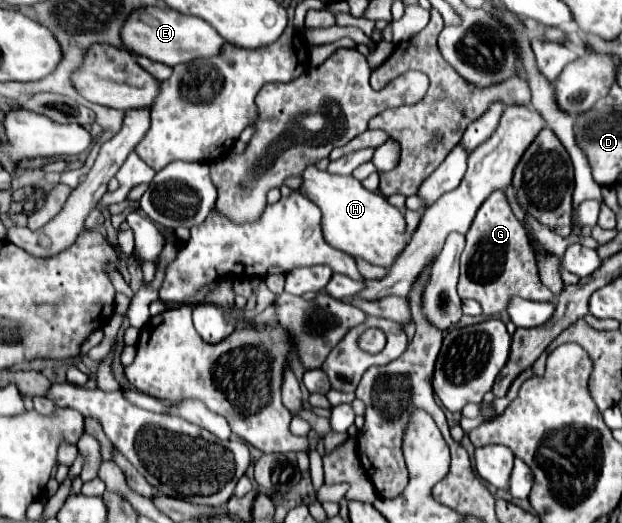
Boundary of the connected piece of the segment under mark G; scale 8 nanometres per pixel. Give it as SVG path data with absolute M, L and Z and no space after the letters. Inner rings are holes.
M496 191L484 201L466 233L466 247L460 257L458 293L462 299L478 301L486 317L502 313L512 295L530 301L554 301L552 291L540 281L536 255L530 247L526 229L514 217L504 191Z

